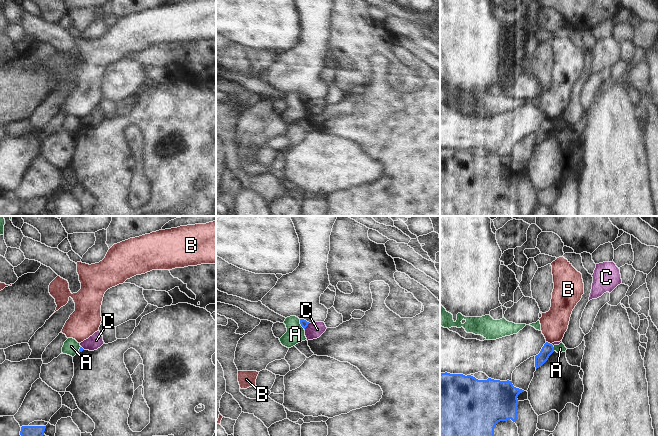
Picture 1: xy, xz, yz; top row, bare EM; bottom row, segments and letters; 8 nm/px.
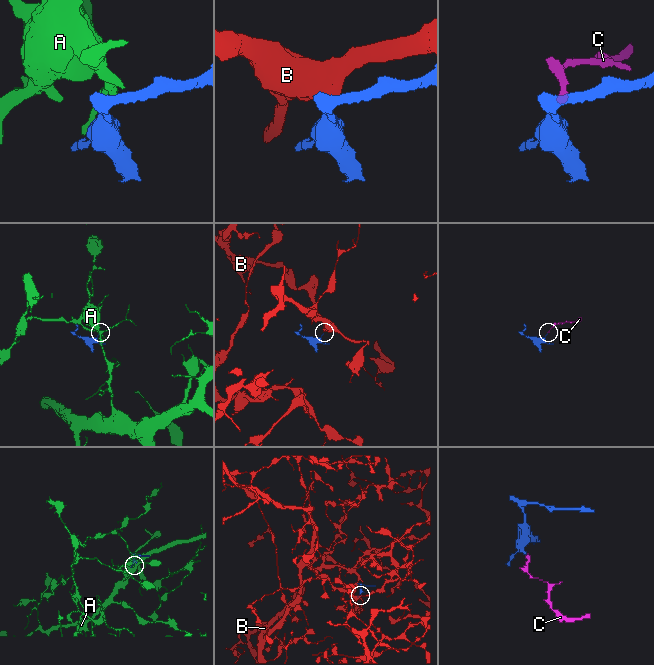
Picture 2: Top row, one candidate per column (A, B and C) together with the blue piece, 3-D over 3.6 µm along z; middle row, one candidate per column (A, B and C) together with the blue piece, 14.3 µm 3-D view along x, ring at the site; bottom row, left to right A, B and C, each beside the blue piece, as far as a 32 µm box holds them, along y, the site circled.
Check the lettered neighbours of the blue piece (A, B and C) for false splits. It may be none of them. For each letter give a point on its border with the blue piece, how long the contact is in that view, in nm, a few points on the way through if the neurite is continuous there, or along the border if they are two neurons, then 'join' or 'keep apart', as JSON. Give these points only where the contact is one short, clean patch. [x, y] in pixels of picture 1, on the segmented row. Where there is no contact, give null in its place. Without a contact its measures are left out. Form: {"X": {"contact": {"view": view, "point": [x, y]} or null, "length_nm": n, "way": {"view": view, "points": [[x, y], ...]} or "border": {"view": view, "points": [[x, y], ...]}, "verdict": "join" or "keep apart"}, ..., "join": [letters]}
{"A": {"contact": {"view": "yz", "point": [553, 348]}, "length_nm": 40, "border": {"view": "yz", "points": [[552, 346], [554, 350]]}, "verdict": "keep apart"}, "B": {"contact": {"view": "yz", "point": [549, 343]}, "length_nm": 50, "border": {"view": "yz", "points": [[546, 341], [551, 344]]}, "verdict": "keep apart"}, "C": {"contact": {"view": "xz", "point": [307, 325]}, "length_nm": 70, "border": {"view": "xz", "points": [[309, 323], [304, 329]]}, "verdict": "keep apart"}, "join": []}

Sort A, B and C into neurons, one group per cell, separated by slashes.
A / B / C

